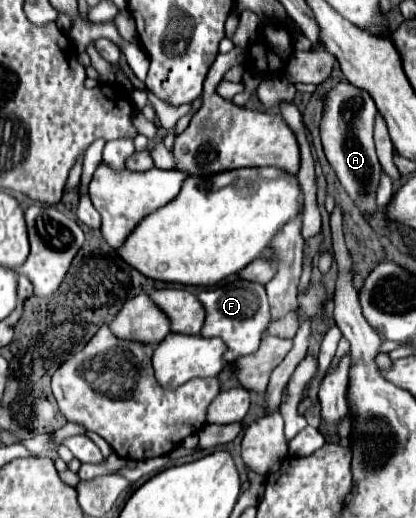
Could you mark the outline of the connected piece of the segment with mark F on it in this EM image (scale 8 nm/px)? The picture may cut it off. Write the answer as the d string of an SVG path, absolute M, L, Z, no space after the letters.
M238 278L232 282L220 284L216 288L202 290L198 294L198 300L202 300L206 308L206 322L200 334L206 338L218 336L224 340L224 344L228 346L228 352L224 356L226 362L234 362L258 350L262 334L270 324L270 306L268 306L268 296L262 284Z

